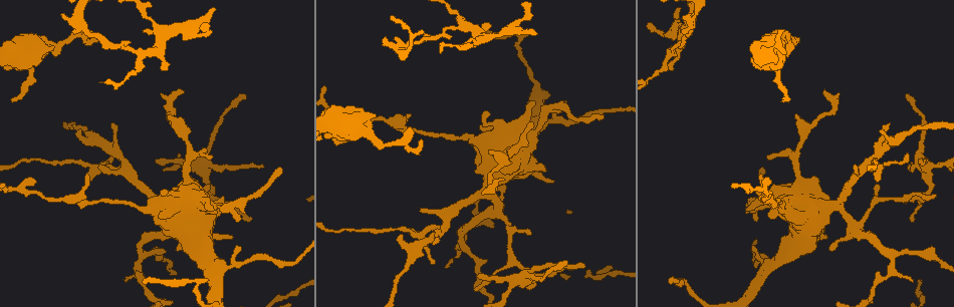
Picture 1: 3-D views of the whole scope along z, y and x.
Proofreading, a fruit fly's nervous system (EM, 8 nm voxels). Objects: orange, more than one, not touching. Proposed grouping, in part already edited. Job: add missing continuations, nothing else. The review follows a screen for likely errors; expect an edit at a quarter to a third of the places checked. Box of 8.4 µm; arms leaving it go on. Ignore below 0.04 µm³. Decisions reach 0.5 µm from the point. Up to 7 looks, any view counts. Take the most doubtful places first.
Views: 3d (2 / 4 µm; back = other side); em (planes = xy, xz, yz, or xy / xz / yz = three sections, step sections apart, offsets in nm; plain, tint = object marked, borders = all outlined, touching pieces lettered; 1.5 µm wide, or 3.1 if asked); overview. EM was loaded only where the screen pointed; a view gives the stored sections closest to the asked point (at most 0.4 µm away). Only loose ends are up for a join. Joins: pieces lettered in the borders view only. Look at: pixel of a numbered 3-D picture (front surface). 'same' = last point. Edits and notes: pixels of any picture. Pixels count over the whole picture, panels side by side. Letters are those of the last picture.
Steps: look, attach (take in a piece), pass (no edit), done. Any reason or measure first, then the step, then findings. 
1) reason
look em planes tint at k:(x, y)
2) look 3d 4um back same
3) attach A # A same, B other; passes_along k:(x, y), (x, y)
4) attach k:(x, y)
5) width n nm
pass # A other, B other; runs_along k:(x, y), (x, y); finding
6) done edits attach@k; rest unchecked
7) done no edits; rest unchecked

an open end
look 3d 2um at 1:(177, 250)

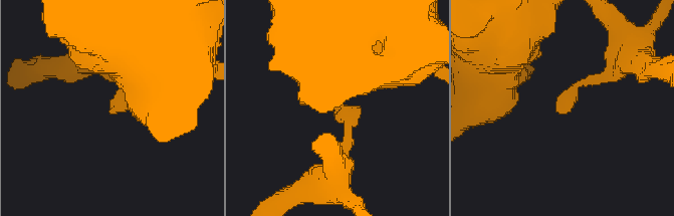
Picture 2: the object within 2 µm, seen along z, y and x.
look em planes borders at 2:(562, 113)

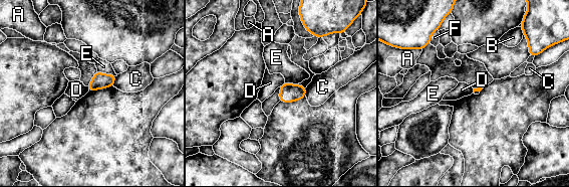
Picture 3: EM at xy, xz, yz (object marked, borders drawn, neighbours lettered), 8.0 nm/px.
pass # A other, B other, C other, D other, E other, F other; border 3:(86, 86), (88, 90); none of them fits

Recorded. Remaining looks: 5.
thin end
look em xz step 8 borders at 1:(447, 266)

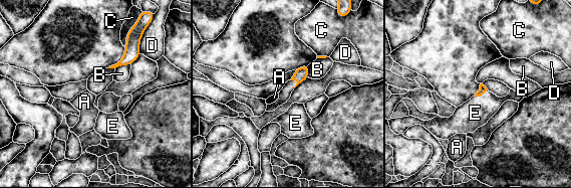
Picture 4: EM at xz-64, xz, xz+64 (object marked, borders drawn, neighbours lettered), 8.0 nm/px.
attach E # A other, B other, C other, D other, E same; it goes on there

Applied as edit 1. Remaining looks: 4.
look overview

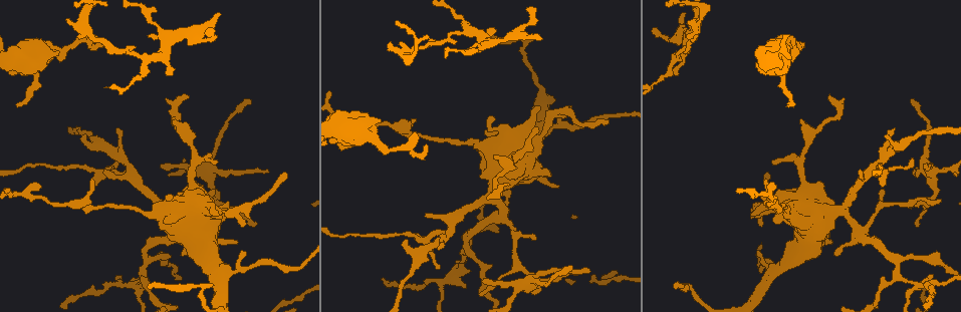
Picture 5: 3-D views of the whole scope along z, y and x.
an open end
look em yz step 8 tint at 5:(91, 180)

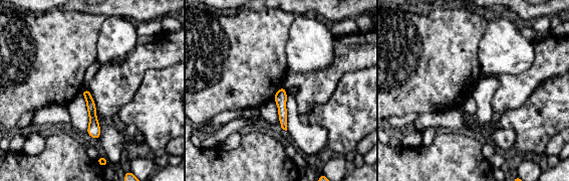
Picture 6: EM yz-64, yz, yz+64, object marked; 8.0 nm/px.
look em xz step 8 borders same

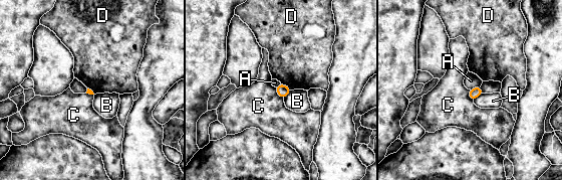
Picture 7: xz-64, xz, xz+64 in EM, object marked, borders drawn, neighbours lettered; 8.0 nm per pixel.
longest_contact C 120 nm
pass # A other, B other, C other, D other; border 7:(275, 87), (276, 93), (283, 99); no lettered piece goes on from it

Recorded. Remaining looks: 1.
done edits attach@4; rest unchecked

